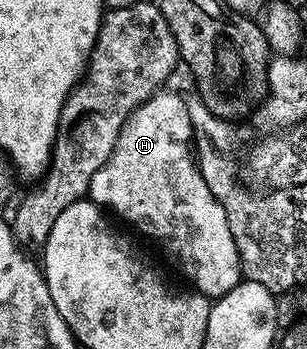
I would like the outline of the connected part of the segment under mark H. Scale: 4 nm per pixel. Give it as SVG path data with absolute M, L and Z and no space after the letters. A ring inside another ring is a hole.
M168 88L160 89L149 100L145 100L125 120L117 136L117 144L91 181L90 201L106 208L112 215L124 218L143 234L163 245L163 250L179 265L179 270L188 278L190 285L212 300L232 290L241 280L239 249L234 243L225 208L210 191L205 176L193 153L191 111L189 102Z

